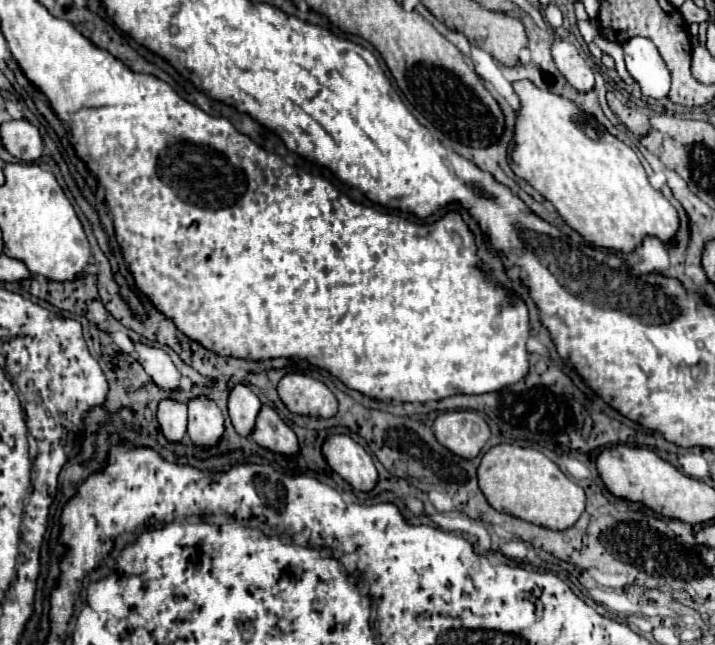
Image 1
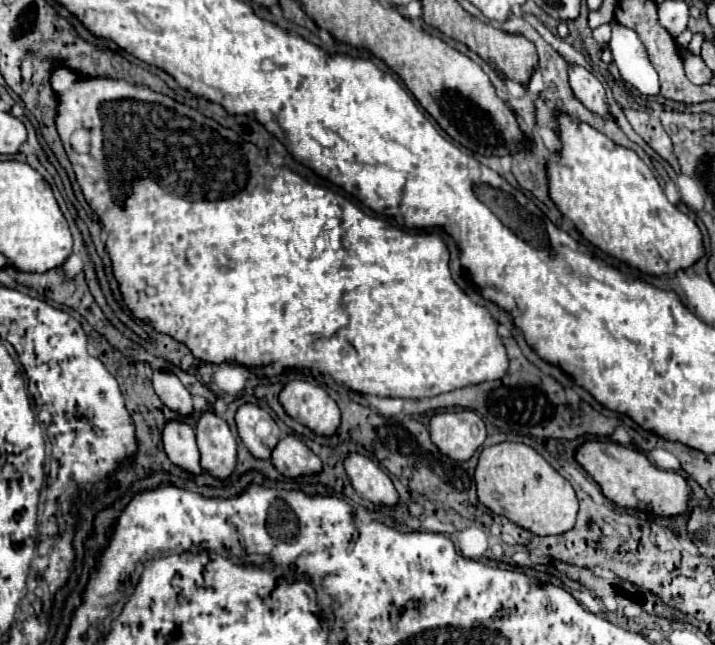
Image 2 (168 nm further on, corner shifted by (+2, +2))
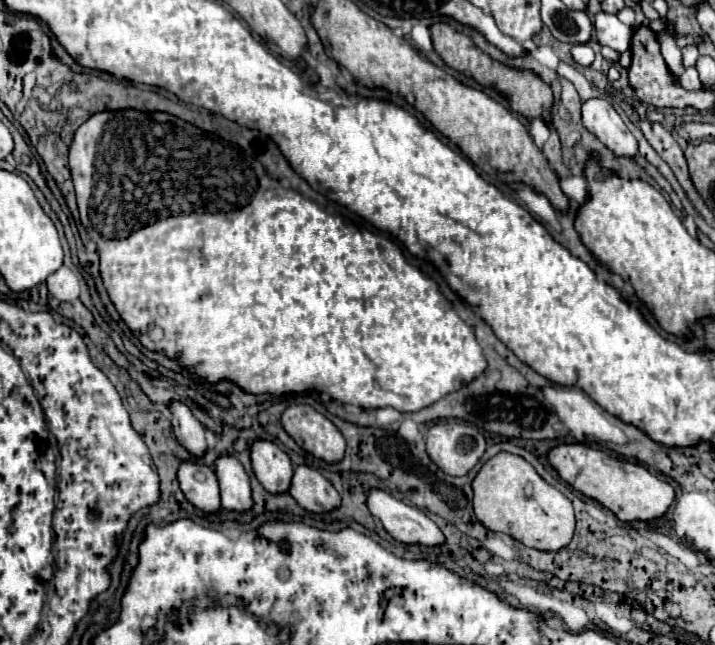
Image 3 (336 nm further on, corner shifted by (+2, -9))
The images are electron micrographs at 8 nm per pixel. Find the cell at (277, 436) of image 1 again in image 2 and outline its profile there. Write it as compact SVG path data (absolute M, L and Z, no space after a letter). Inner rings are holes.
M286 436L272 452L272 464L288 478L310 476L322 472L320 458L296 436Z

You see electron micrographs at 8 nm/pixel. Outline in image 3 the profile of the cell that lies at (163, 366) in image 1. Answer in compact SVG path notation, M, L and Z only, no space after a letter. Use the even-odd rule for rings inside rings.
M172 401L168 405L168 409L170 409L170 415L172 415L172 431L178 439L178 443L184 445L192 455L200 457L208 449L202 423L180 401Z

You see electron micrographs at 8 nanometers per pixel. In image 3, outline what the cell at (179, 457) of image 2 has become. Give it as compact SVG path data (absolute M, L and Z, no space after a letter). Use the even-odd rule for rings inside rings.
M194 459L180 461L178 483L182 493L194 507L206 513L220 509L220 491L212 467Z

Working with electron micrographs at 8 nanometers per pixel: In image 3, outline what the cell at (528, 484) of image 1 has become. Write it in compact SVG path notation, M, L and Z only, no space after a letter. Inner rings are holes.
M498 453L488 459L474 477L472 489L474 513L484 527L506 533L538 551L560 551L572 541L574 509L570 499L548 485L520 455Z

